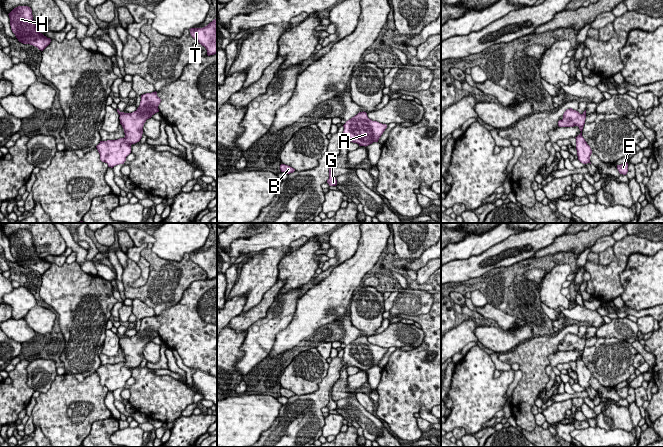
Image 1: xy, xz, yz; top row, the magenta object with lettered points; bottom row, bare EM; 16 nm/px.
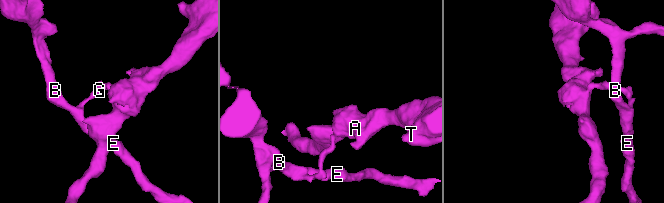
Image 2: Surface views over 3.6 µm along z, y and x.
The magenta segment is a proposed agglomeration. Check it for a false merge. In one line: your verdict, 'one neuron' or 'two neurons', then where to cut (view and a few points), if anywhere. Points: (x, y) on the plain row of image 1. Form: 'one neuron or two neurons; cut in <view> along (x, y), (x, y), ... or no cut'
two neurons; cut in xy along (123, 336), (120, 339)

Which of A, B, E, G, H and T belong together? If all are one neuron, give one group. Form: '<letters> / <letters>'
A T / B E G H

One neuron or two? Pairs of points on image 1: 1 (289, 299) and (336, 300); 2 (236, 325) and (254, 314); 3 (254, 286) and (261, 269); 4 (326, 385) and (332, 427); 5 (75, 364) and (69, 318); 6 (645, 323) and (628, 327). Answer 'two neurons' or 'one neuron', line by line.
1: two neurons
2: one neuron
3: one neuron
4: two neurons
5: one neuron
6: two neurons

